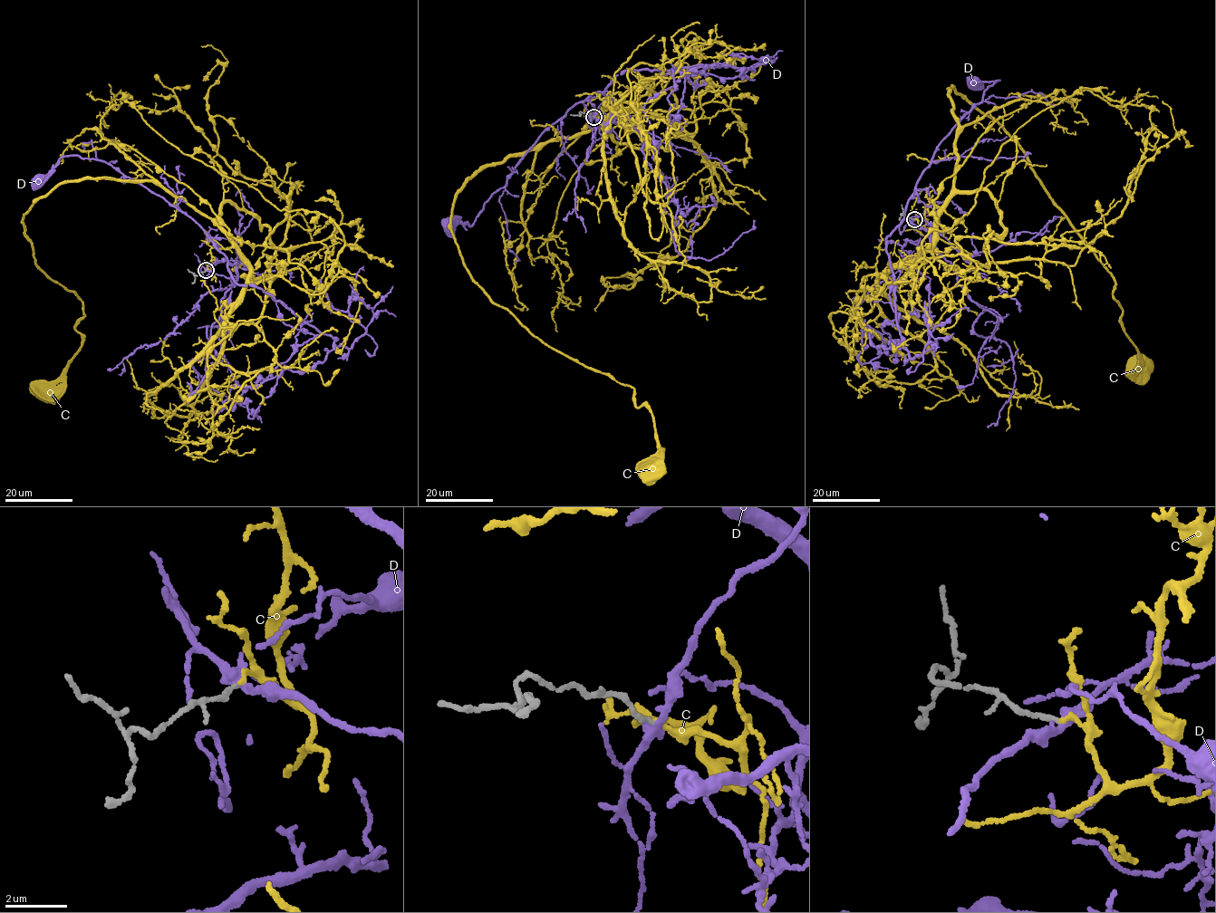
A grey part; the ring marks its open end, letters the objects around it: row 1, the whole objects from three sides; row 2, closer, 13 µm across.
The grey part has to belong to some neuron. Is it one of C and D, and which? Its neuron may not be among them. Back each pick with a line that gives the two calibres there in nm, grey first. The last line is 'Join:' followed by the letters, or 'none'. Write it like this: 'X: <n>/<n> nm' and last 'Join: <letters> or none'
C: 130/90 nm
Join: C

